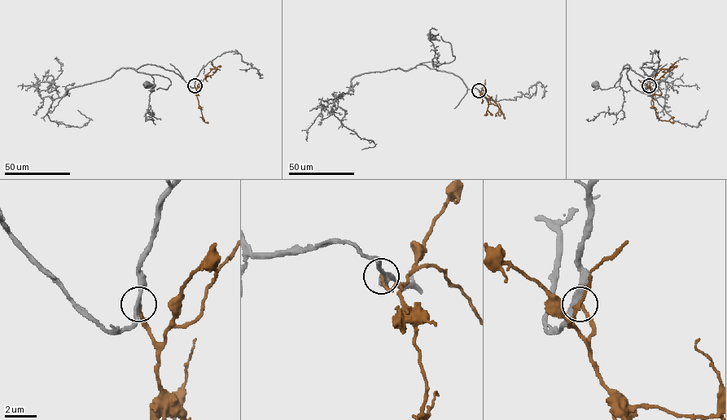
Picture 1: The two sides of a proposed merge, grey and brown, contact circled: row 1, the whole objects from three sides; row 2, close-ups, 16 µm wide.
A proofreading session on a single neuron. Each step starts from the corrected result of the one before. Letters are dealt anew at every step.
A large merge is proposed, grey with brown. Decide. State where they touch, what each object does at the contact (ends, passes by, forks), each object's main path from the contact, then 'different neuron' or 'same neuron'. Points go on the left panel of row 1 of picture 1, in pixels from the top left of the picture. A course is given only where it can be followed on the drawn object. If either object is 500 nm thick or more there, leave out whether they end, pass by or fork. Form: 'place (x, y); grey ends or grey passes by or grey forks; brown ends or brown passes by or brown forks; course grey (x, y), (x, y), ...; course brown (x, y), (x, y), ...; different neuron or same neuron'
place (194, 85); grey passes by; brown ends; course grey (194, 85), (173, 71), (145, 64), (136, 71), (164, 76), (171, 84), (166, 89), (146, 85); course brown (194, 85), (196, 89), (199, 86), (214, 67), (216, 71), (206, 76), (208, 81); different neuron

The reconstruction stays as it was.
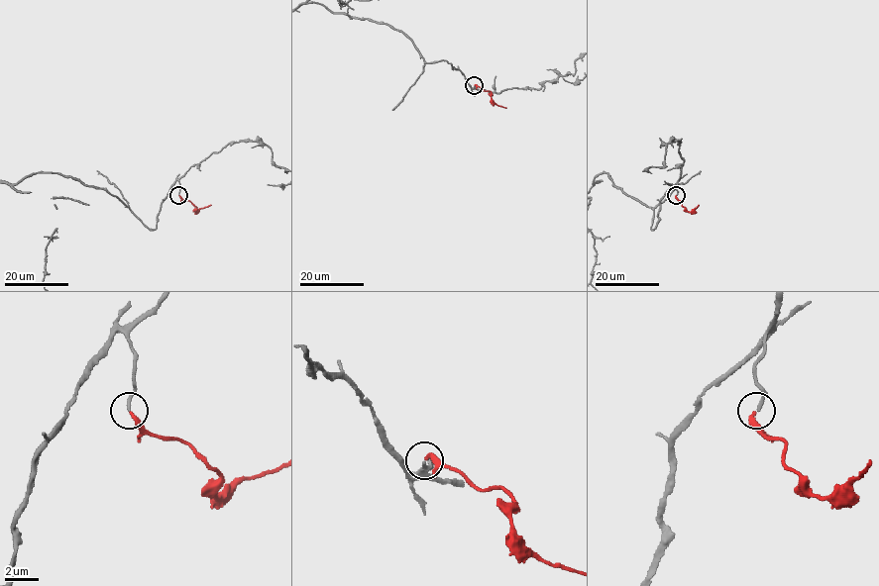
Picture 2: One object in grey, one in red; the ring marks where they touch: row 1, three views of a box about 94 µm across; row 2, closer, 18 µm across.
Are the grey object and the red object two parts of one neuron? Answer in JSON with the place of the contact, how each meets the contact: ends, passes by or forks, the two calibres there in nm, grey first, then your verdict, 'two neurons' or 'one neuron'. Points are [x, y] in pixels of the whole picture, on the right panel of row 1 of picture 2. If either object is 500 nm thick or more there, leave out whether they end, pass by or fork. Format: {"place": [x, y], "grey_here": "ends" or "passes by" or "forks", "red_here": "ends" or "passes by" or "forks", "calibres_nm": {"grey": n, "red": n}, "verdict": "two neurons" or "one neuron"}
{"place": [676, 195], "grey_here": "ends", "red_here": "ends", "calibres_nm": {"grey": 190, "red": 240}, "verdict": "one neuron"}

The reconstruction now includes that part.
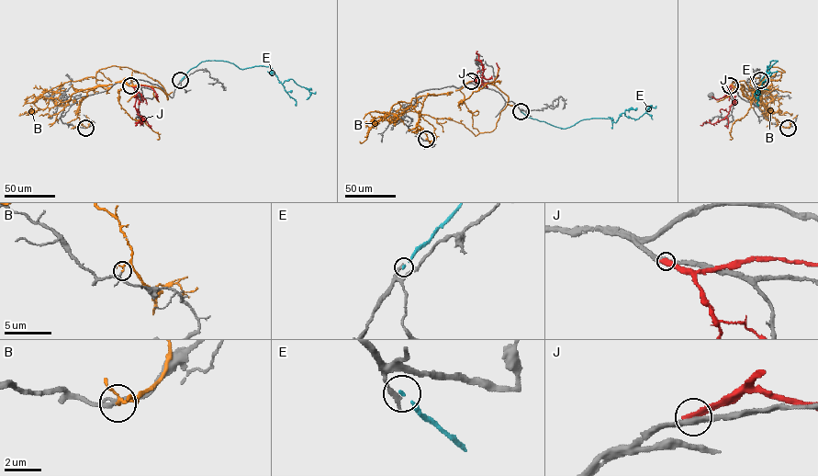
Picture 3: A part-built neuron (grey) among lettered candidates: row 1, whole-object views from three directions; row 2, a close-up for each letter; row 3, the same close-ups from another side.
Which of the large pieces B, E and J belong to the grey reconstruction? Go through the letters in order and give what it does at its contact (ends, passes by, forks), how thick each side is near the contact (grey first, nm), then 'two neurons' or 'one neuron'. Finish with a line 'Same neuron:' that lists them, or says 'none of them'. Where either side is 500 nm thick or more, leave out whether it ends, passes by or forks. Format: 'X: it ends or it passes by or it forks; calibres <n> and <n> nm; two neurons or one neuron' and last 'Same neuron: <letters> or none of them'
B: it passes by; calibres 150 and 100 nm; two neurons
E: it ends; calibres 300 and 140 nm; two neurons
J: it ends; calibres 360 and 400 nm; two neurons
Same neuron: none of them

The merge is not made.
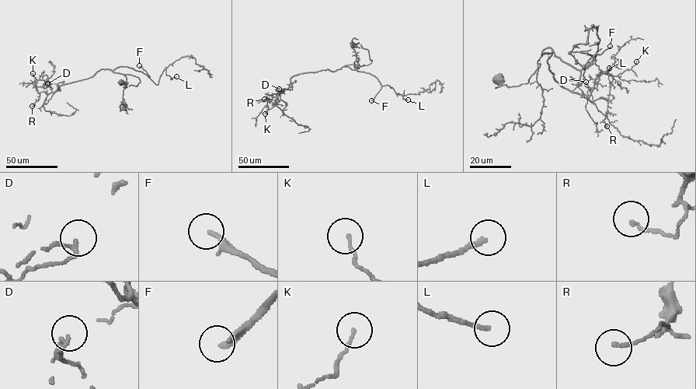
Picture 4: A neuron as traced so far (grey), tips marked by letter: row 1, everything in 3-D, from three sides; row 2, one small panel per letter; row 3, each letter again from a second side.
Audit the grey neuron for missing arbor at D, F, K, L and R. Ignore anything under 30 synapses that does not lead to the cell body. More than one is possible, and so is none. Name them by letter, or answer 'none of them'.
F

